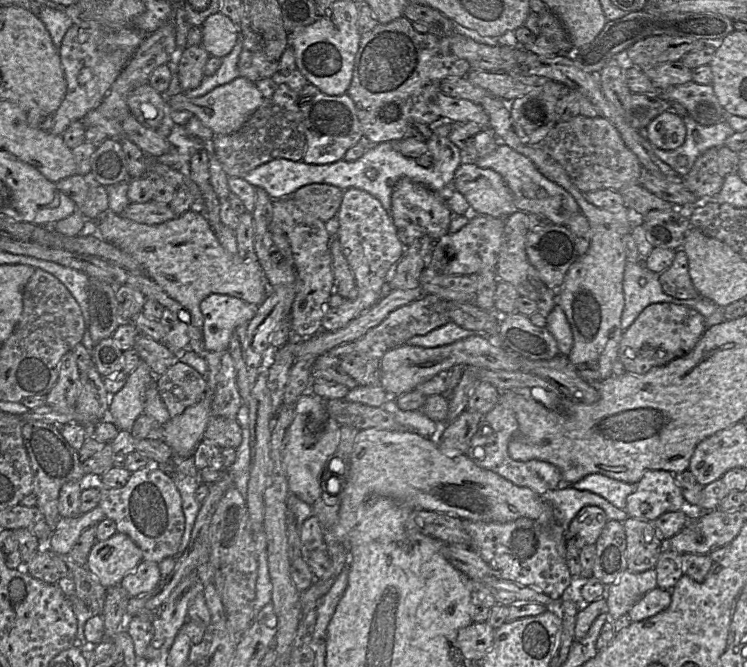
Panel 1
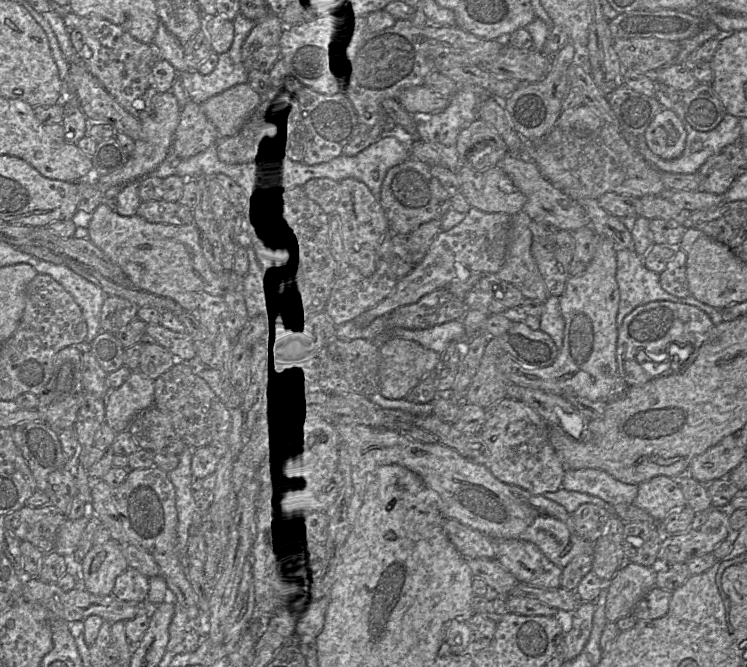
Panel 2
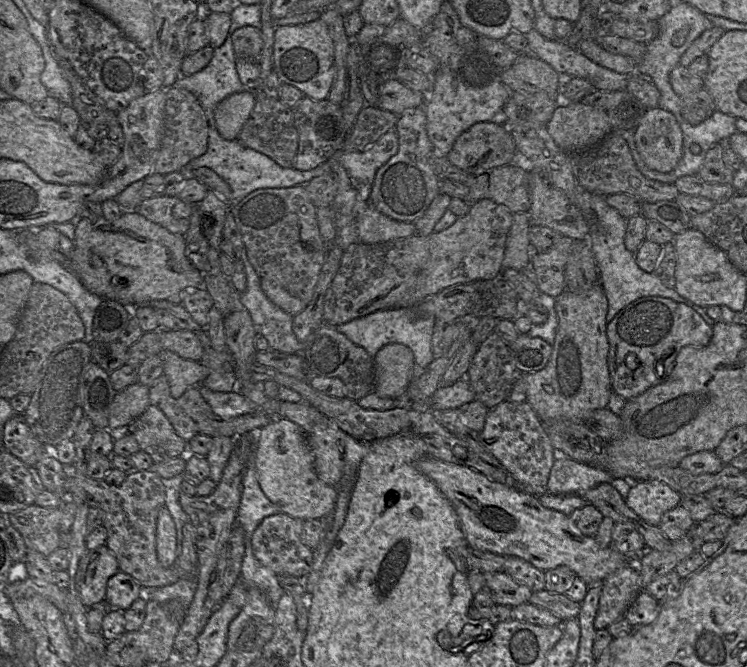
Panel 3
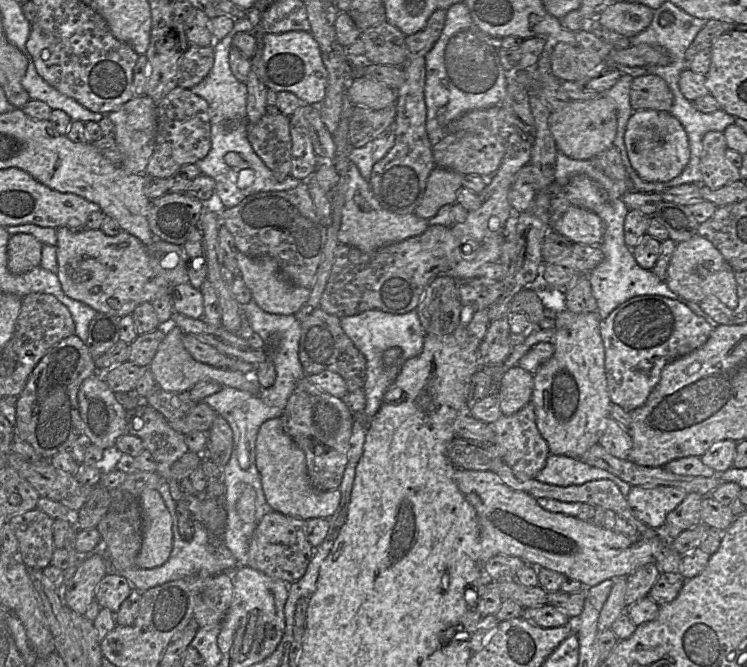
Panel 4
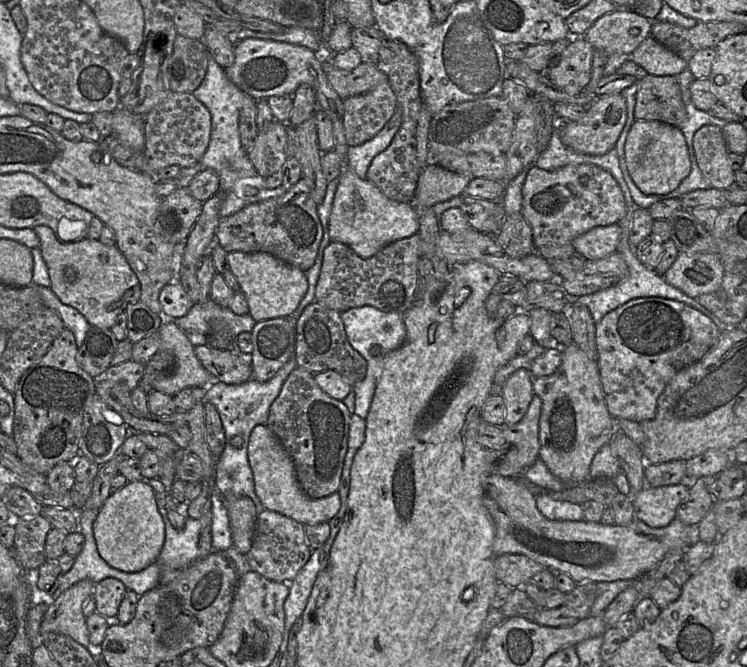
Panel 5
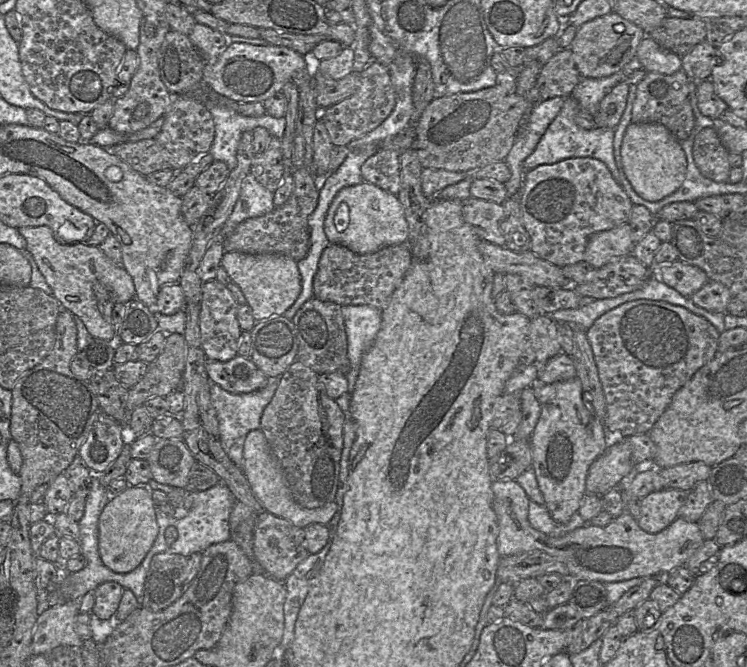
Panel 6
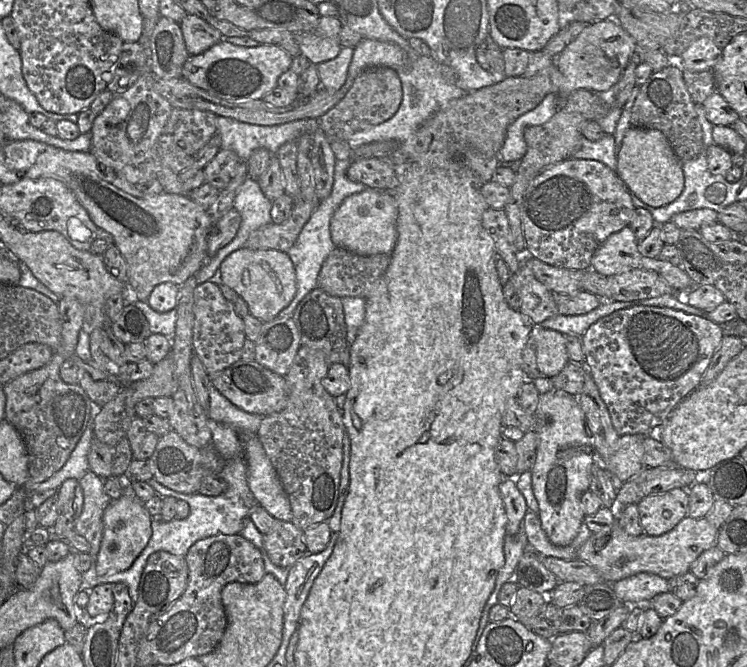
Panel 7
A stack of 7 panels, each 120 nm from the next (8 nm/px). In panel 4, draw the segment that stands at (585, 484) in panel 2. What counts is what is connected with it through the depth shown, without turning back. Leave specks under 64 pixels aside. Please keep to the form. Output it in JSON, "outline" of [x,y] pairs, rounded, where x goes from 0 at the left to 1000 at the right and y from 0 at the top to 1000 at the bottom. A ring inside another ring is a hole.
{"outline":[[[735,681],[728,702],[715,718],[751,730],[779,727],[793,720],[815,718],[829,730],[838,747],[846,732],[842,724],[809,703],[784,696],[775,687],[756,682]]]}

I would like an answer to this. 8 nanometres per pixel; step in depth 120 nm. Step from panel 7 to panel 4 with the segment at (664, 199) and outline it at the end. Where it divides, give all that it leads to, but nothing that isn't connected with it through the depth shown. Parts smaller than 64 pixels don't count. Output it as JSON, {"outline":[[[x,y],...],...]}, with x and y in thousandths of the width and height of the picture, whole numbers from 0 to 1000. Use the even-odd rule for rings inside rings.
{"outline":[[[849,166],[837,198],[842,241],[857,267],[867,273],[892,273],[908,264],[924,238],[921,204],[906,177],[894,166]]]}

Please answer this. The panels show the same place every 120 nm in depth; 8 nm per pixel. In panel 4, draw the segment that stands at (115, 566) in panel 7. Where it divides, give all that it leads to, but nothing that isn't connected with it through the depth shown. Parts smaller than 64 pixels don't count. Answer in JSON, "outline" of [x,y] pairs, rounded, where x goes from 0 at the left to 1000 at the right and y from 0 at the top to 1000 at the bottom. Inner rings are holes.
{"outline":[[[191,735],[187,759],[190,817],[181,844],[186,852],[210,852],[224,843],[232,822],[230,775],[212,735]]]}

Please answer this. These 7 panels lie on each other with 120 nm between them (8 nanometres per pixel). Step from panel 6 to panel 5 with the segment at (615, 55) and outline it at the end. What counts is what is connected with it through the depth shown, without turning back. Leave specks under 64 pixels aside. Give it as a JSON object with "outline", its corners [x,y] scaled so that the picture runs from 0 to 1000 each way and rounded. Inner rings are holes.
{"outline":[[[825,12],[822,16],[802,25],[784,46],[782,57],[797,76],[807,76],[813,82],[845,79],[871,52],[873,33],[847,12]]]}

